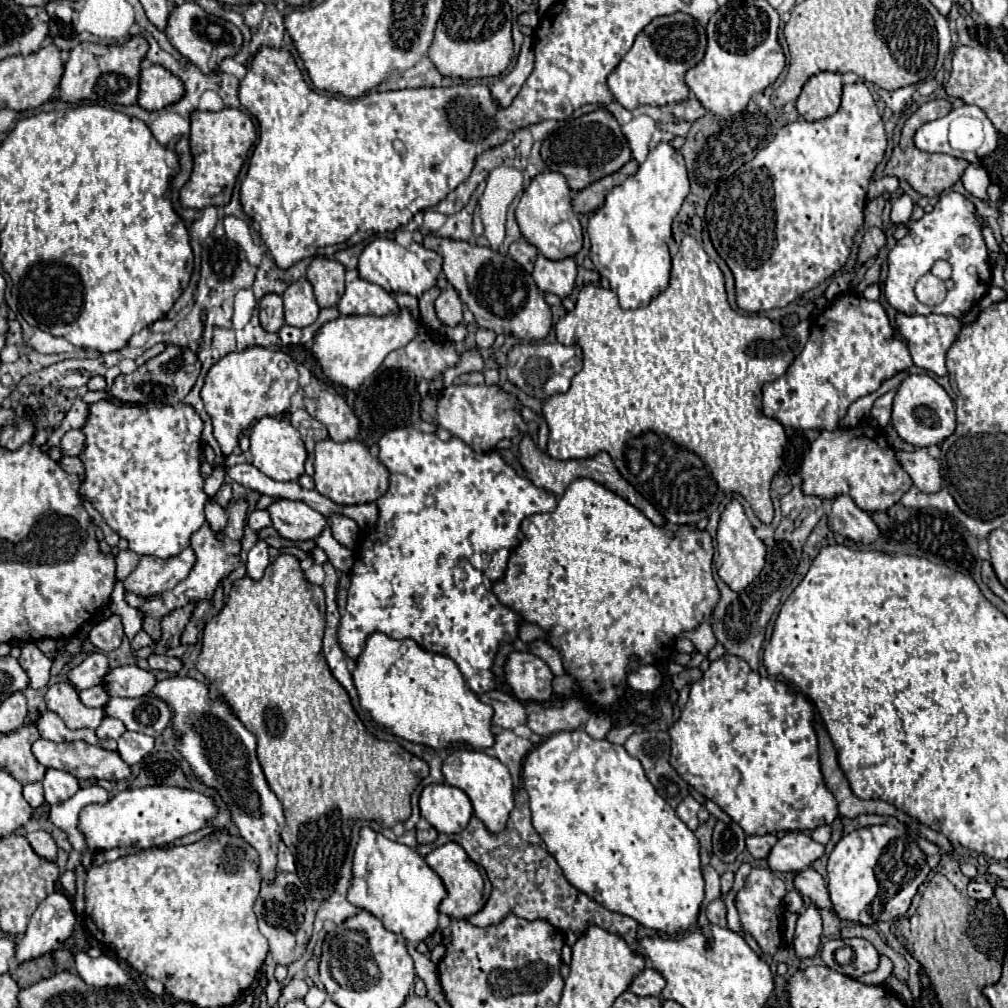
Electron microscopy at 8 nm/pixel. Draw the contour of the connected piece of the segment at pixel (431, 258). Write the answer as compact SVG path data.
M374 239L360 255L358 273L364 281L380 285L388 293L408 293L420 297L424 291L436 285L436 277L442 271L442 259L438 253L426 249L424 245L410 243L408 247L398 245L392 239Z

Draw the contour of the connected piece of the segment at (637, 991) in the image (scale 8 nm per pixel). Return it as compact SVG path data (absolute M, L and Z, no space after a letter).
M646 967L636 979L634 979L634 983L630 985L630 991L634 993L634 995L638 995L638 997L648 997L648 995L654 995L654 997L658 997L660 993L662 993L662 989L664 989L664 977L656 971L656 969L652 969L652 967Z

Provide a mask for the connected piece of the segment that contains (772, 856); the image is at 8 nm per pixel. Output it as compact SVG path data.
M788 831L776 841L768 853L768 863L772 871L796 873L806 869L812 861L824 855L824 845L816 843L810 835L802 831Z

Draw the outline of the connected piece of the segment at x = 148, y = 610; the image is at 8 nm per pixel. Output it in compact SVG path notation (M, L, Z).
M238 501L238 503L230 503L228 507L228 525L224 529L224 537L222 541L216 537L216 533L208 527L208 523L196 533L192 535L192 549L196 551L196 565L194 569L190 571L190 575L178 583L174 589L166 591L166 593L160 593L158 599L154 601L148 601L144 603L142 611L150 617L164 617L168 615L168 611L174 611L176 607L184 607L184 603L188 601L204 601L204 599L210 599L214 595L214 589L216 585L220 583L220 579L228 577L230 571L234 571L238 567L238 551L240 551L240 537L244 535L244 523L246 523L246 501Z

